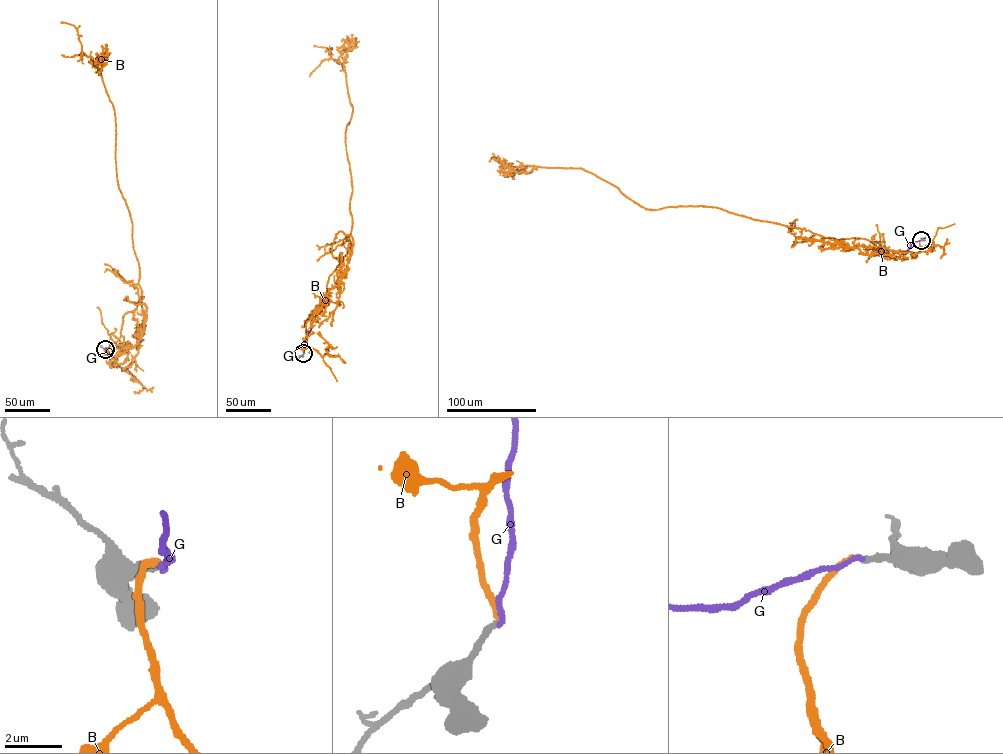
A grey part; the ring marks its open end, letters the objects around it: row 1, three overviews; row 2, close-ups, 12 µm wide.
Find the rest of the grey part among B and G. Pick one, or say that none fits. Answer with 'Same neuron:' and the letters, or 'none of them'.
Same neuron: B

